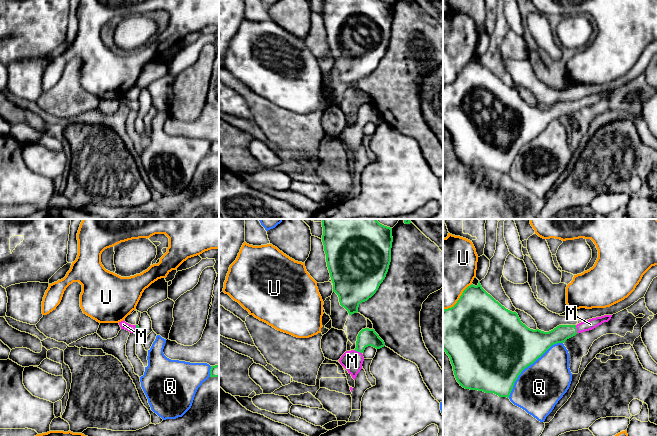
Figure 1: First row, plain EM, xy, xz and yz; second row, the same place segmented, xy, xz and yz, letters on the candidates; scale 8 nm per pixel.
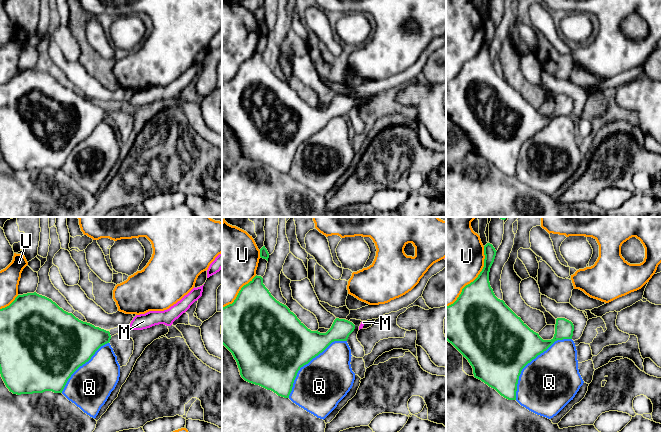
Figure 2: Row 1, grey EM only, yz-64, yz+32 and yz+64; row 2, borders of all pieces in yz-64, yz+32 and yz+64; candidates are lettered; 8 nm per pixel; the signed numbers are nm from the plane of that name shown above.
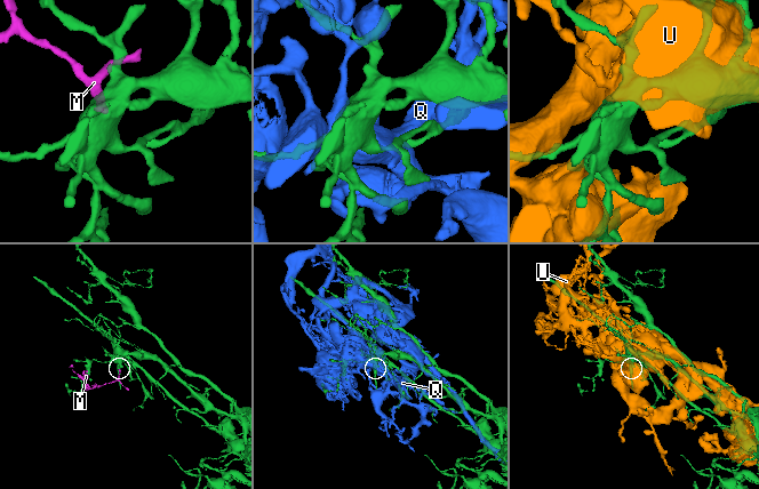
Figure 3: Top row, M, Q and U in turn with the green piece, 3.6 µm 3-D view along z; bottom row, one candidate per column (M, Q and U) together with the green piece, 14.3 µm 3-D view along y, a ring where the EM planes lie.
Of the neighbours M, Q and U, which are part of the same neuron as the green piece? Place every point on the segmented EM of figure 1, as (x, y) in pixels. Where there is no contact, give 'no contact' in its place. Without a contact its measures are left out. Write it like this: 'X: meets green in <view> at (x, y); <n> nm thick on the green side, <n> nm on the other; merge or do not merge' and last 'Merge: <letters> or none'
M: meets green in yz at (576, 329); 140 nm thick on the green side, 90 nm on the other; merge
Q: meets green in yz at (529, 365); 480 nm thick on the green side, 380 nm on the other; do not merge
U: meets green in yz at (459, 299); 480 nm thick on the green side, 440 nm on the other; do not merge
Merge: M

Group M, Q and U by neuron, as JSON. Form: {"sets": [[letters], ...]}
{"sets": [["M"], ["Q"], ["U"]]}

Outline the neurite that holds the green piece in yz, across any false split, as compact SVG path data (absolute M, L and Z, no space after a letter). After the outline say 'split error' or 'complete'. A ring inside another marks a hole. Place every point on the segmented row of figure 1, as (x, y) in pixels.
M479 281L477 286L468 286L453 307L443 310L443 350L450 358L460 386L509 398L521 372L552 345L592 330L611 317L604 315L577 325L559 325L549 332L533 330L521 322L516 312L506 309L488 294Z | split error

